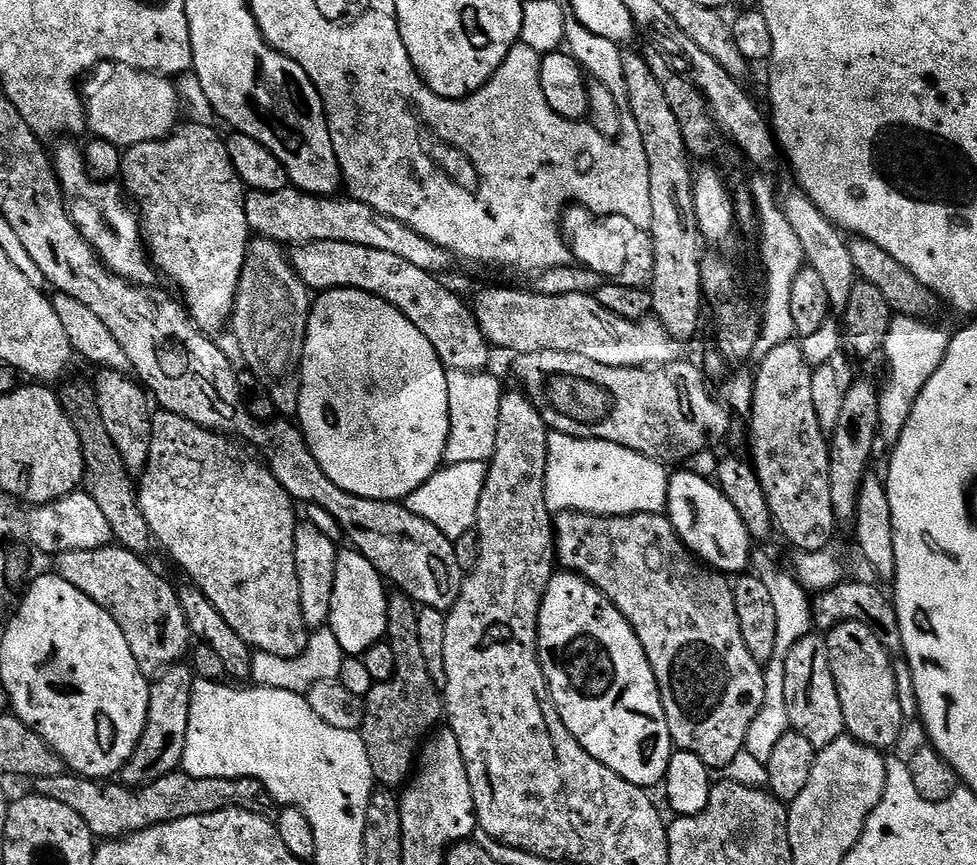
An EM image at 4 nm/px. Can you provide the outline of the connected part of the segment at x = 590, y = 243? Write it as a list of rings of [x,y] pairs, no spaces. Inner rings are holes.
[[[579,206],[563,213],[562,235],[577,265],[594,270],[601,278],[618,278],[622,286],[648,288],[654,266],[651,235],[641,225],[621,216],[597,216]]]

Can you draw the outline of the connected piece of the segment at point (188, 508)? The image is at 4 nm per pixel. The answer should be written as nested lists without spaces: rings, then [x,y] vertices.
[[[160,410],[152,417],[150,458],[146,462],[144,473],[138,477],[138,495],[142,514],[152,531],[153,541],[157,545],[161,544],[172,555],[173,562],[188,575],[185,577],[197,588],[200,588],[206,594],[206,598],[210,598],[210,602],[214,602],[218,614],[222,614],[222,618],[226,618],[226,622],[234,629],[234,634],[238,634],[238,638],[242,638],[242,642],[246,642],[249,648],[257,652],[278,654],[278,658],[286,658],[287,660],[302,654],[302,650],[306,650],[310,630],[305,626],[302,618],[302,598],[300,597],[298,570],[294,558],[294,534],[298,523],[297,505],[287,490],[280,485],[278,478],[274,478],[274,474],[267,464],[257,459],[247,447],[241,446],[235,439],[219,432],[212,432],[209,428],[199,428],[194,422],[190,422],[173,412]]]

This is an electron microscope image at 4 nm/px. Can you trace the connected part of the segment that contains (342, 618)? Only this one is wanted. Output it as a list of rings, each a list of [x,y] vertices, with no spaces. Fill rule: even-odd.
[[[355,550],[337,551],[334,570],[334,598],[330,602],[327,627],[338,638],[345,657],[363,657],[370,646],[381,643],[388,634],[388,597],[384,577]]]

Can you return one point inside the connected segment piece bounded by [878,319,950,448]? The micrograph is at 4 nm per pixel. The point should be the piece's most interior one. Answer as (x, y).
(912, 360)

